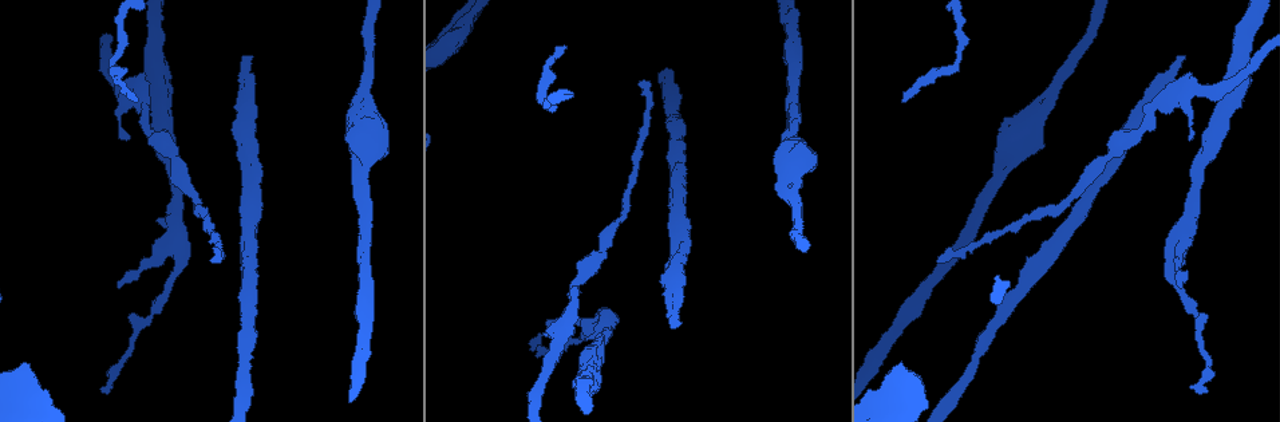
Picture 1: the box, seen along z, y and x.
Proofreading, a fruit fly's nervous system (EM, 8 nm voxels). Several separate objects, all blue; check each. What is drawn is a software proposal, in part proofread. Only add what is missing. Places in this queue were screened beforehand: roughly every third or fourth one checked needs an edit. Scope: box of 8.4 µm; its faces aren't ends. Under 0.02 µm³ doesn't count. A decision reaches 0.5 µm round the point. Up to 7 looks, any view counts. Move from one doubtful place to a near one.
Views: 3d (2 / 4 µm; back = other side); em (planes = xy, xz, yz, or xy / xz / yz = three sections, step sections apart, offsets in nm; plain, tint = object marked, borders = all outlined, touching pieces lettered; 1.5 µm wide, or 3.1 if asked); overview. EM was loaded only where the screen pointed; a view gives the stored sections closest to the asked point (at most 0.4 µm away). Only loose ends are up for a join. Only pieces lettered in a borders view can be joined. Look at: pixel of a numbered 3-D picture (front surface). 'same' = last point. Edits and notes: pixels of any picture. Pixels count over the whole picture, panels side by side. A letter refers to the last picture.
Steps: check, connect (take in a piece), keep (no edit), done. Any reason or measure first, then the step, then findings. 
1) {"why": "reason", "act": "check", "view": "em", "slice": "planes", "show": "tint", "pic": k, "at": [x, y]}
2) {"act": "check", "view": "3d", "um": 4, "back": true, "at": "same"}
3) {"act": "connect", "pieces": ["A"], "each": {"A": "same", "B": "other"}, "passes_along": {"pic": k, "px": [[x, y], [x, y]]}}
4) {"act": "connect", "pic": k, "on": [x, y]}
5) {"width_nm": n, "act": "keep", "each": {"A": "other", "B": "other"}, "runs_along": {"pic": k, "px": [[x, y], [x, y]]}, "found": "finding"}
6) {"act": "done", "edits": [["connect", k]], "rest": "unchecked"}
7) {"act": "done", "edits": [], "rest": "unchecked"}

{"why": "end of a long branch", "act": "check", "view": "3d", "um": 4, "pic": 1, "at": [675, 324]}

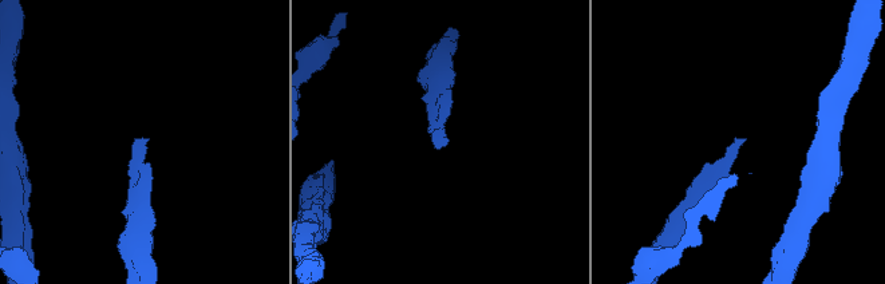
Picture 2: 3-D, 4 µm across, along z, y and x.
{"why": "now the EM", "act": "check", "view": "em", "slice": "planes", "show": "tint", "pic": 2, "at": [139, 140]}

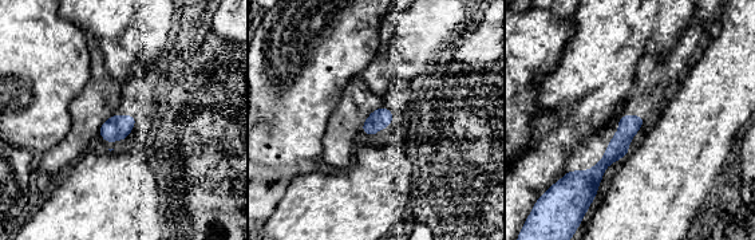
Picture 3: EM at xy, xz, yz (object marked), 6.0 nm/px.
{"act": "check", "view": "em", "slice": "planes", "show": "borders", "at": "same"}

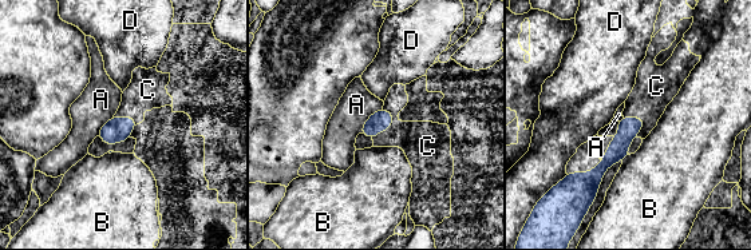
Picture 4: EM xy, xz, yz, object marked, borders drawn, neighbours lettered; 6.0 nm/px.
{"width_nm": 120, "act": "connect", "pieces": ["C"], "each": {"A": "other", "B": "other", "C": "same", "D": "other"}, "found": "it goes on there"}

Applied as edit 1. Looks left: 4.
{"why": "an open end", "act": "check", "view": "em", "slice": "planes", "show": "borders", "pic": 1, "at": [103, 389]}

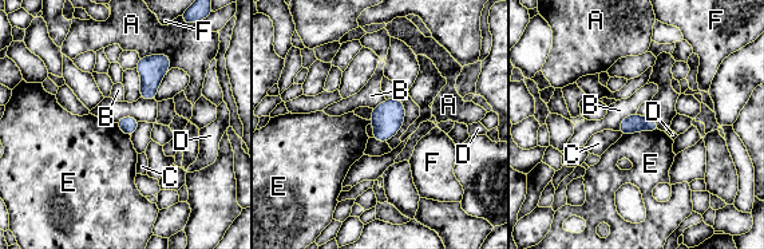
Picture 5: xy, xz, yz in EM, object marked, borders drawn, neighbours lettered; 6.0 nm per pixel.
{"act": "keep", "each": {"A": "other", "B": "other", "C": "other", "D": "other", "E": "other", "F": "other"}, "border": {"pic": 5, "px": [[657, 129], [622, 135]]}, "found": "none of them fits"}

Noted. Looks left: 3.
{"why": "end of a long branch", "act": "check", "view": "3d", "um": 2, "pic": 1, "at": [565, 48]}

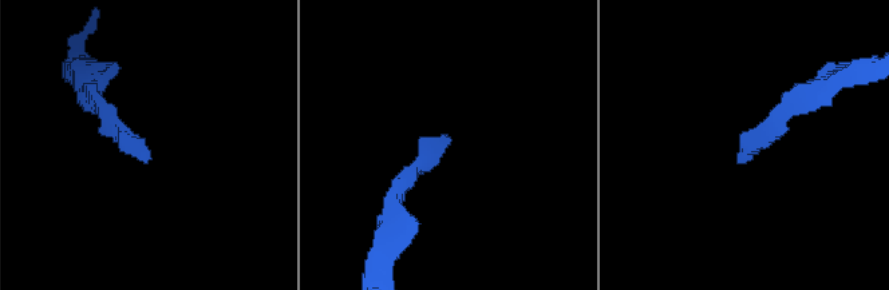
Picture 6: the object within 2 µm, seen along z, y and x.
{"why": "now the EM", "act": "check", "view": "em", "slice": "planes", "show": "tint", "pic": 6, "at": [447, 140]}

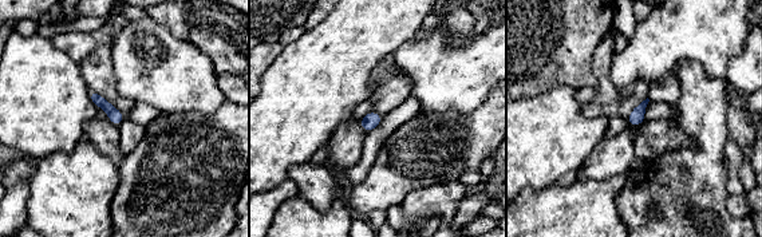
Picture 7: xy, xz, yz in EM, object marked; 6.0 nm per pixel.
{"act": "check", "view": "em", "slice": "planes", "show": "borders", "at": "same"}

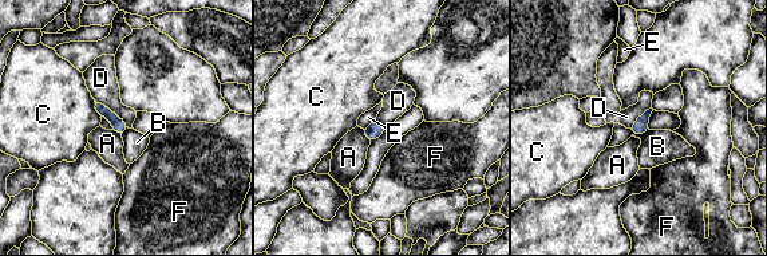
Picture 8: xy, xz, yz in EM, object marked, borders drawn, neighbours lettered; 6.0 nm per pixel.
{"act": "keep", "each": {"A": "other", "B": "other", "C": "other", "D": "other", "E": "other", "F": "other"}, "border": {"pic": 8, "px": [[648, 129], [633, 136]]}, "found": "none of them fits"}

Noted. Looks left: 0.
{"act": "done", "edits": [["connect", 4]], "rest": "unchecked"}

